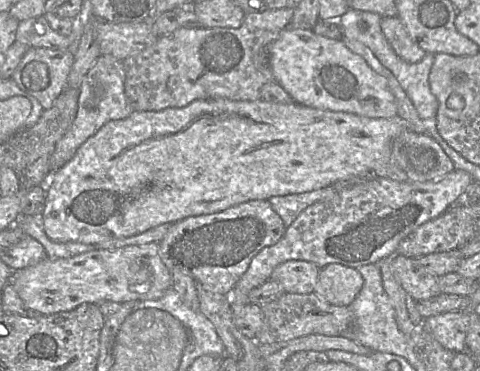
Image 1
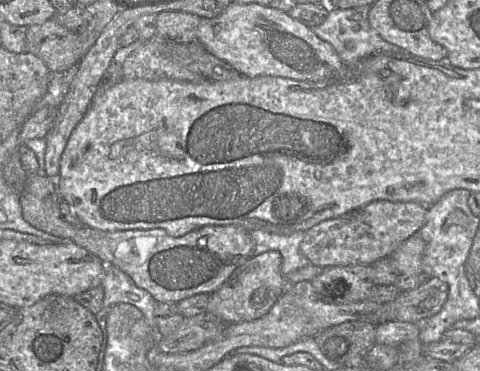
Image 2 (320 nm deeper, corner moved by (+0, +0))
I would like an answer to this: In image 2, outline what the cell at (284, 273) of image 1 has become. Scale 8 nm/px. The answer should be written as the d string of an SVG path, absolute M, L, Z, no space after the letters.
M267 251L250 257L239 266L219 289L210 294L206 312L227 324L259 319L266 315L286 290L287 280L281 273L282 256Z

